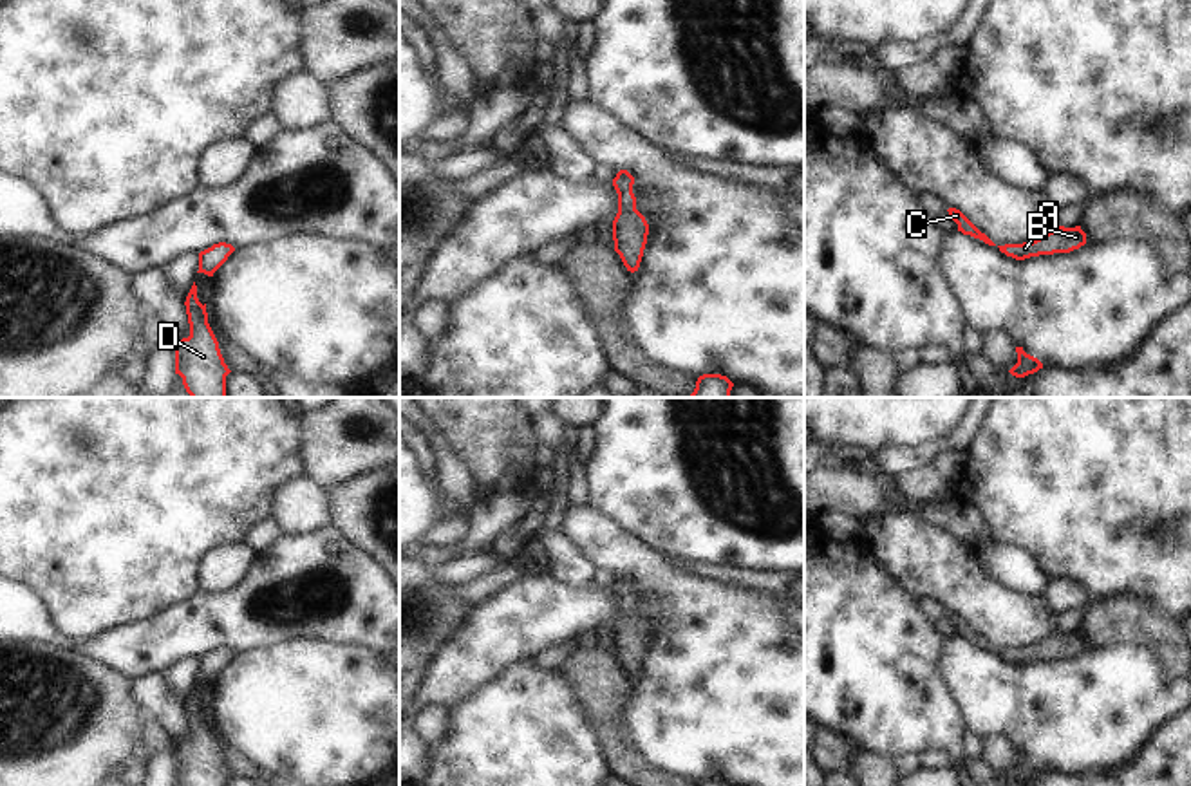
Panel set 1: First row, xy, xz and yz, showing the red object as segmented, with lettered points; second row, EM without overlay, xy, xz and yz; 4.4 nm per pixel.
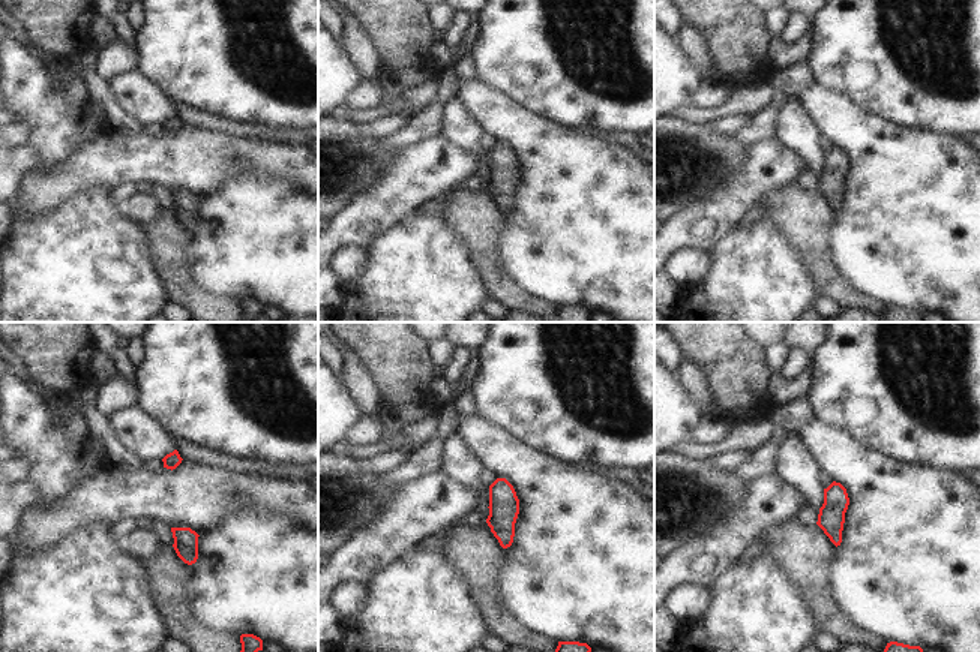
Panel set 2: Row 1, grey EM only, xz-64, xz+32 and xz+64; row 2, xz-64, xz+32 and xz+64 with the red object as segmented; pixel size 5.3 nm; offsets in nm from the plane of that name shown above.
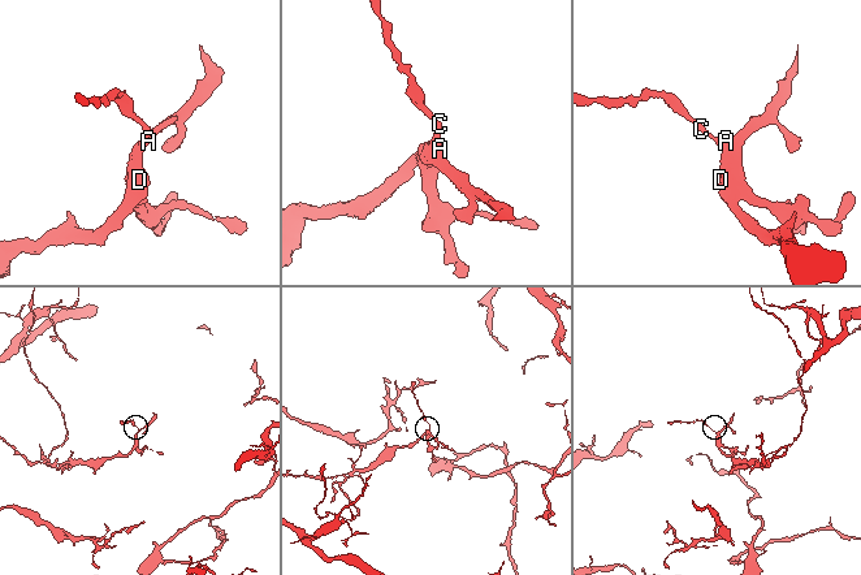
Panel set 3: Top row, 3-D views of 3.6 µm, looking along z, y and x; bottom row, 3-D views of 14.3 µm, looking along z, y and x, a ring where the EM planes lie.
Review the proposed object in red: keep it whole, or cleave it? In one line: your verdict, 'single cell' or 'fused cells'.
single cell

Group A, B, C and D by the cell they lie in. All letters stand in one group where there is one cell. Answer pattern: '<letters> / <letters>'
A B C D

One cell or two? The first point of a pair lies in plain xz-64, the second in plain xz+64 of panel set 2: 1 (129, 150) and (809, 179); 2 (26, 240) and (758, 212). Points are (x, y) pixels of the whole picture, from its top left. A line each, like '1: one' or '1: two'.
1: two
2: two

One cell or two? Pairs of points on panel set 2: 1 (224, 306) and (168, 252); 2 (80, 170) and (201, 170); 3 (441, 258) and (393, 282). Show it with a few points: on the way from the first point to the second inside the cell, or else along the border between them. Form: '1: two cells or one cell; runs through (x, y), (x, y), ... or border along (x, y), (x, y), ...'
1: one cell; runs through (206, 305), (174, 270)
2: one cell; runs through (110, 165), (171, 165)
3: one cell; runs through (429, 267), (414, 282), (405, 282)

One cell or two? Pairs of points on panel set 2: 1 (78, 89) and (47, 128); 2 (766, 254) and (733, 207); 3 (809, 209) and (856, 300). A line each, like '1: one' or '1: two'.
1: two
2: two
3: one

